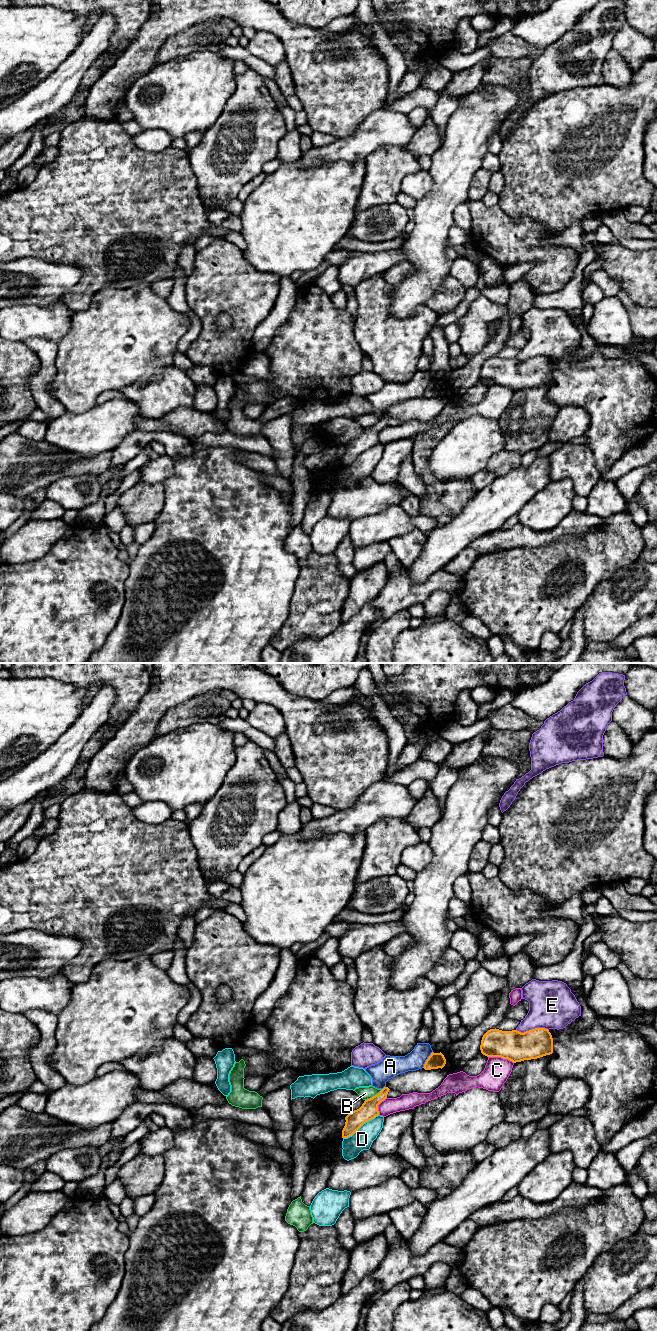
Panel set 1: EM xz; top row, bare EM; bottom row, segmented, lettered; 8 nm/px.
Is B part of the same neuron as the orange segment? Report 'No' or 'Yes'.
No

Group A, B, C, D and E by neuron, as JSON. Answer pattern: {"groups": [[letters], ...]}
{"groups": [["A"], ["B"], ["C"], ["D"], ["E"]]}

